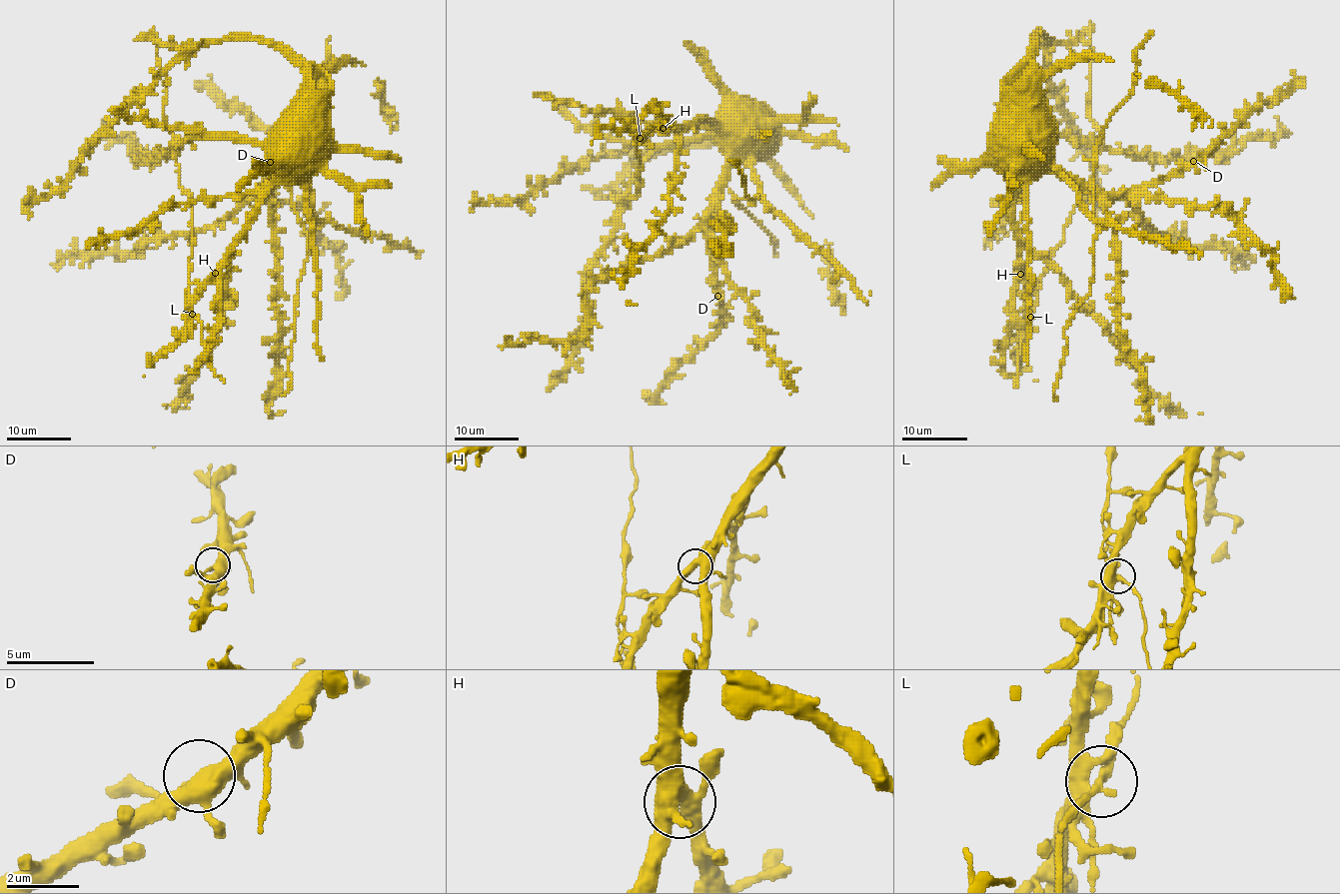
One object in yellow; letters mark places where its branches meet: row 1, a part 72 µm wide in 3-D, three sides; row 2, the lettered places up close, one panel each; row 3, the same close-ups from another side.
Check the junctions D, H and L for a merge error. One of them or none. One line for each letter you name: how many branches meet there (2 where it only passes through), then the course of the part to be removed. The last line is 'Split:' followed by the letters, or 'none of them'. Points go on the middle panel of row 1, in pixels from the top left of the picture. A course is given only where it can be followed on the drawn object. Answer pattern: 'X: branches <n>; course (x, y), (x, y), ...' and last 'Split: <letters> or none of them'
Split: none of them

